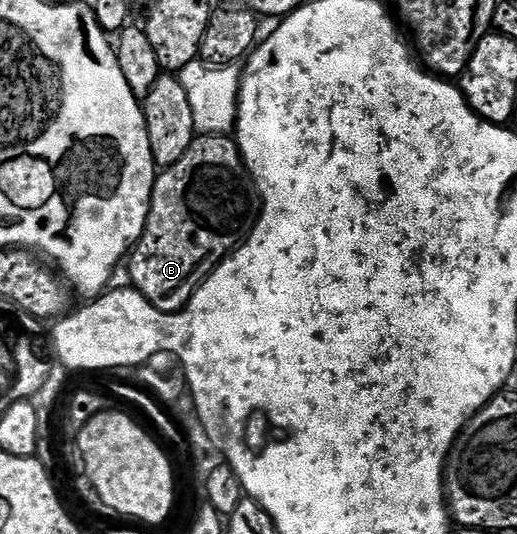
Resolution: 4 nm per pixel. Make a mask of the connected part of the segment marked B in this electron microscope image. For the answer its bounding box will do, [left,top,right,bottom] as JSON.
[129,135,260,313]

